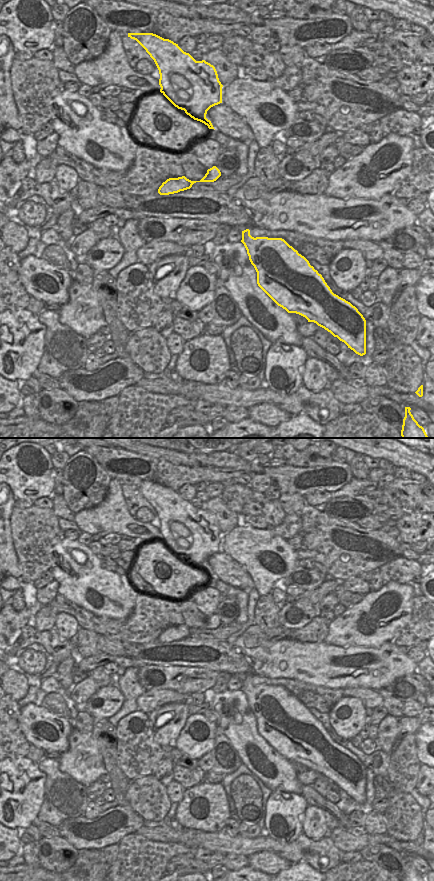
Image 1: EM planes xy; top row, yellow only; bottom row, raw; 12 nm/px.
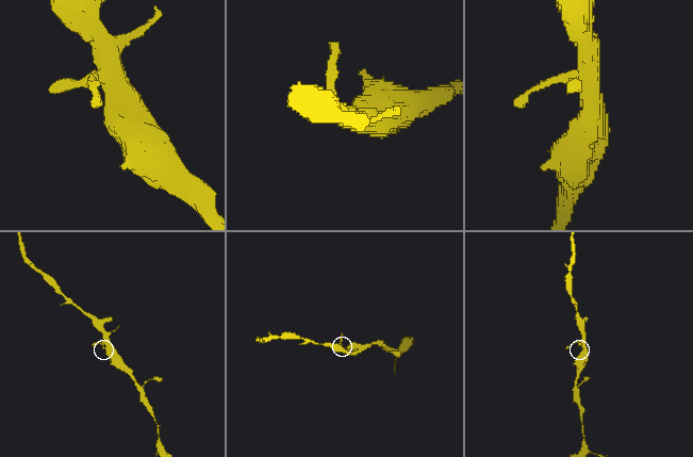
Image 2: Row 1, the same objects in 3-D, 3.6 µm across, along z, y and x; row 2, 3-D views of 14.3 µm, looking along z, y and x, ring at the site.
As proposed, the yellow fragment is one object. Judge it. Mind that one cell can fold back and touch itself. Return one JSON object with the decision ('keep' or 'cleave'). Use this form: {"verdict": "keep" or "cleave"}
{"verdict": "keep"}

